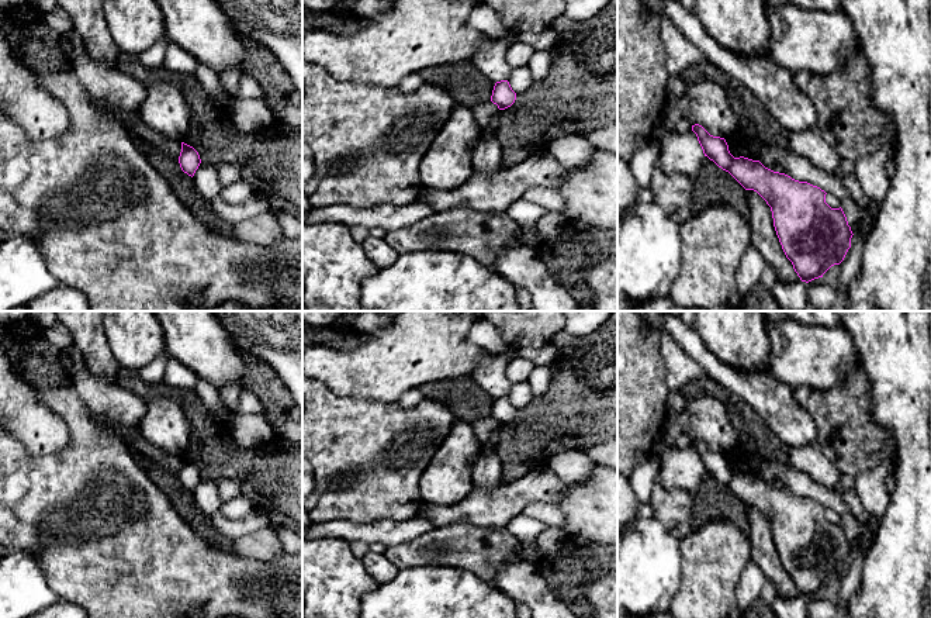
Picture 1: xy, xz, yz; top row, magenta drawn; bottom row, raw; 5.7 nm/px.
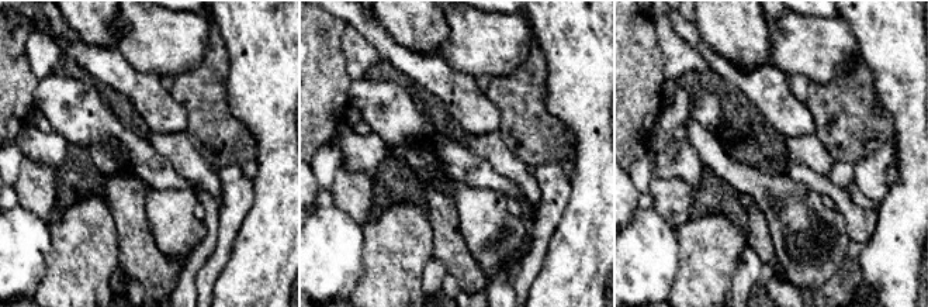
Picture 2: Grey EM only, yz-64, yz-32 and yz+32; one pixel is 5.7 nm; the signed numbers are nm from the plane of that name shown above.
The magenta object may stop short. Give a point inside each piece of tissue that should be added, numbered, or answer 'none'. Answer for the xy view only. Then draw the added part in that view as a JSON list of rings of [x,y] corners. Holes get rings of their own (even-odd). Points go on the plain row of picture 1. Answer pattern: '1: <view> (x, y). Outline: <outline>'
none

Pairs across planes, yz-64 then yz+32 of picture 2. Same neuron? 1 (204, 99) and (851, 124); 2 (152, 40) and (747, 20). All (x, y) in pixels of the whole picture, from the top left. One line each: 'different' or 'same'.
1: same
2: different

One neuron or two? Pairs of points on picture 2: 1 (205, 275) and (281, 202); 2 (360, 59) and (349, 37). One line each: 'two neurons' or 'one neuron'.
1: two neurons
2: one neuron

